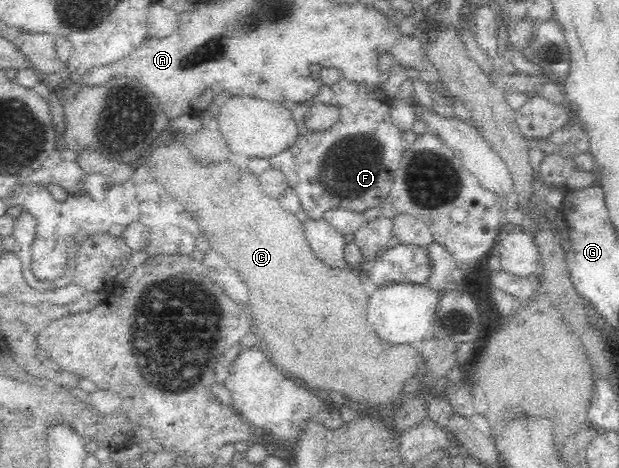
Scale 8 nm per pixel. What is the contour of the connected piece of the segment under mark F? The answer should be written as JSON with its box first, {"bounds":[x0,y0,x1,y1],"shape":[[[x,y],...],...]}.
{"bounds":[269,77,407,218],"shape":[[[346,77],[336,84],[323,84],[316,97],[326,104],[337,106],[340,120],[324,132],[311,131],[304,122],[299,123],[296,142],[286,152],[272,156],[269,166],[286,175],[289,187],[299,196],[302,216],[320,218],[333,208],[349,208],[362,213],[366,208],[380,206],[382,200],[389,196],[392,172],[398,168],[398,160],[407,140],[407,135],[390,122],[389,97],[380,86],[369,87]]]}

